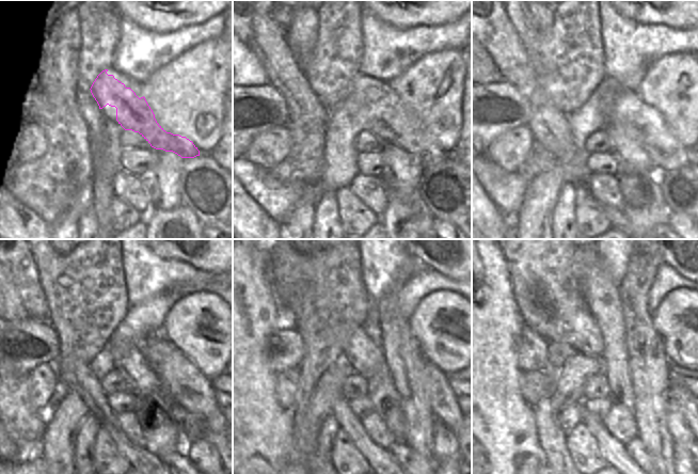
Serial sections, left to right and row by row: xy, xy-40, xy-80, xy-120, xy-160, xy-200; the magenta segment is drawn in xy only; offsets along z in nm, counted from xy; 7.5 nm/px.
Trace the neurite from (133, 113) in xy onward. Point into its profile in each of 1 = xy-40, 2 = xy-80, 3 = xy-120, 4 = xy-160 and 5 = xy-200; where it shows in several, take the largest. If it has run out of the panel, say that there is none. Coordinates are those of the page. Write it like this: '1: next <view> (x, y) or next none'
1: next xy-40 (389, 117)
2: next xy-80 (643, 123)
3: next xy-120 (189, 388)
4: next xy-160 (443, 403)
5: next xy-200 (676, 392)

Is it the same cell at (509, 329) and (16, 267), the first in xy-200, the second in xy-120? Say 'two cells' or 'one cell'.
two cells

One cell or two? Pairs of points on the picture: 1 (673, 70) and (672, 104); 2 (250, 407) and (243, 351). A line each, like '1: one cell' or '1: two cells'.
1: one cell
2: one cell

